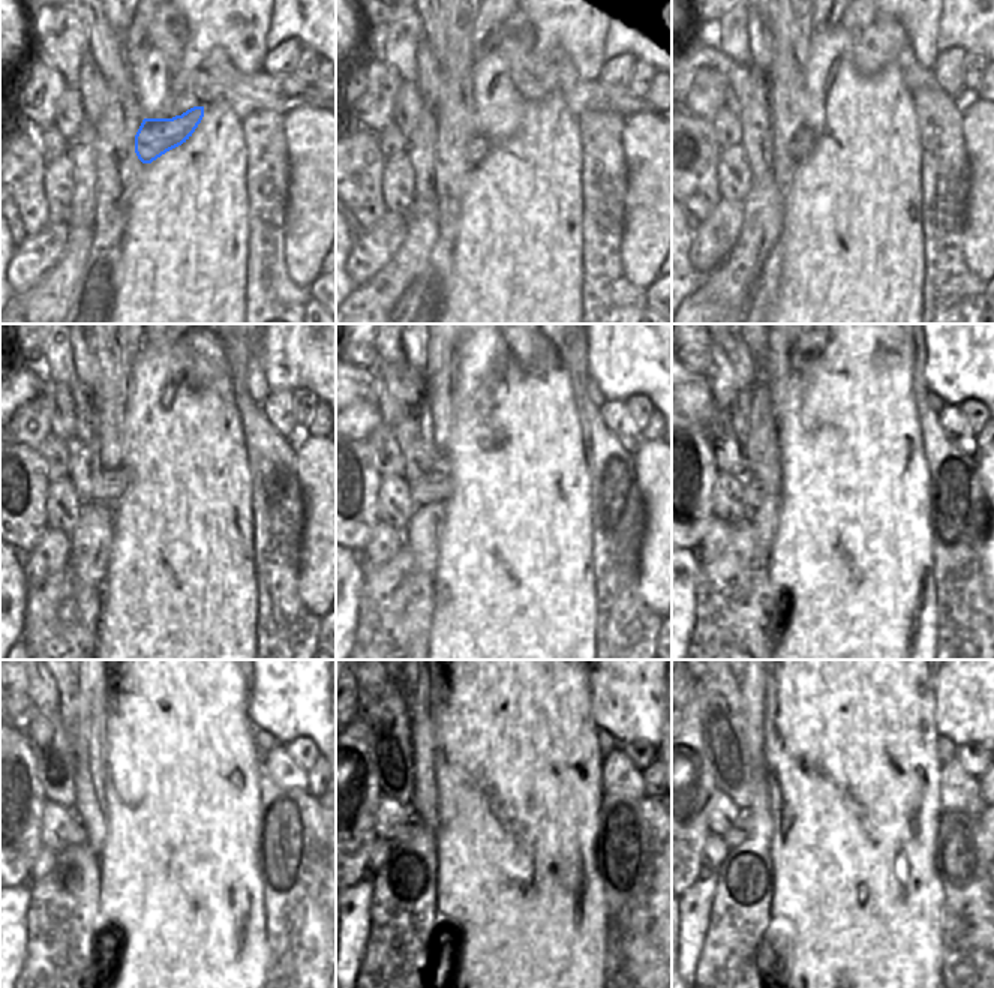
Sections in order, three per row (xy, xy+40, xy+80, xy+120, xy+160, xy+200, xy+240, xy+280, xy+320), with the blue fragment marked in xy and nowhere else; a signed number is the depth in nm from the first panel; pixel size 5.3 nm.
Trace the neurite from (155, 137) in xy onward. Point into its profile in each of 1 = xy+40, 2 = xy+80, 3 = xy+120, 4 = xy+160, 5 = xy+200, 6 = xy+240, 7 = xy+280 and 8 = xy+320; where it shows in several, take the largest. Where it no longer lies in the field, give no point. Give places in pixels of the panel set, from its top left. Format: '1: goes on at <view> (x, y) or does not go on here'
1: goes on at xy+40 (479, 146)
2: goes on at xy+80 (802, 144)
3: goes on at xy+120 (113, 483)
4: goes on at xy+160 (437, 486)
5: goes on at xy+200 (754, 494)
6: goes on at xy+240 (77, 834)
7: goes on at xy+280 (413, 823)
8: goes on at xy+320 (741, 828)

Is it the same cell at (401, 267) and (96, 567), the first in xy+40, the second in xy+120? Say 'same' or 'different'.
same

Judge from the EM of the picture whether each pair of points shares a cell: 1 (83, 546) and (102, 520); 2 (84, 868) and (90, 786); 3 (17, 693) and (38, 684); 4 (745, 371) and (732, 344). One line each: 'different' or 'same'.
1: same
2: different
3: different
4: same

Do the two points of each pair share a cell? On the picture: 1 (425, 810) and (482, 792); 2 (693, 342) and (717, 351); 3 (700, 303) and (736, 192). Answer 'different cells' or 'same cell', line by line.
1: different cells
2: different cells
3: different cells

